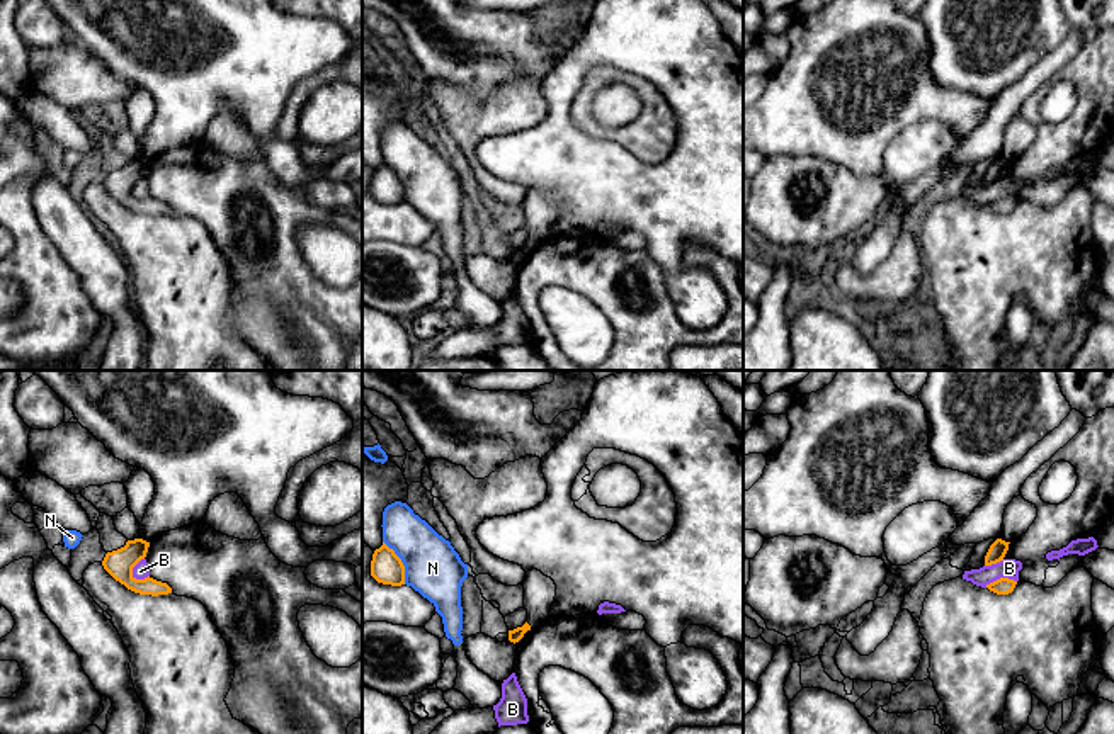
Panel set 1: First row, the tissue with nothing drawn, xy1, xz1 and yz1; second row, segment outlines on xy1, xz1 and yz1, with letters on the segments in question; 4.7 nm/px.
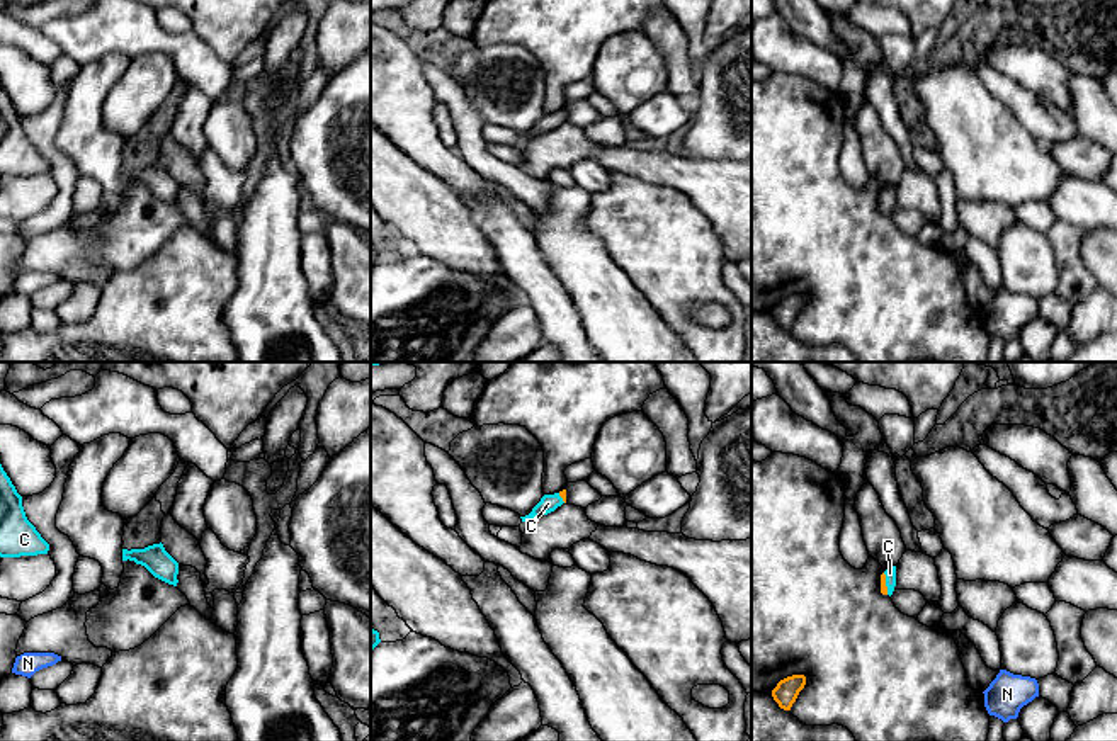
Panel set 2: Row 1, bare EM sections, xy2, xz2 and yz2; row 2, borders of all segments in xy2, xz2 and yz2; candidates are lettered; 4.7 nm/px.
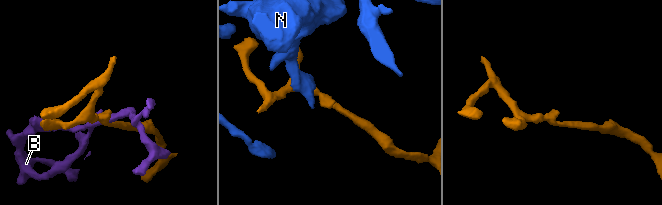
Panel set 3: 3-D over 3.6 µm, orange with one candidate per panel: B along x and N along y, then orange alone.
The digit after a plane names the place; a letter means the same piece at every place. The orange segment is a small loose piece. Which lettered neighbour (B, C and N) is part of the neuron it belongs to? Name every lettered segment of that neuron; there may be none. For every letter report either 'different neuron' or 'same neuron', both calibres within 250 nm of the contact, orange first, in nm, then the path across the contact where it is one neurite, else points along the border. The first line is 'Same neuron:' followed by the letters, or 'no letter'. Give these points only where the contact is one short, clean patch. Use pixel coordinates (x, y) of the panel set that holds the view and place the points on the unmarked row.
Same neuron: C
B: different neuron; calibres 130 and 80 nm; border xy1 (143, 177), (133, 187), (136, 199)
C: same neuron; calibres 30 and 50 nm; way yz2 (883, 196), (884, 203), (890, 192)
N: different neuron; calibres 150 and 260 nm

